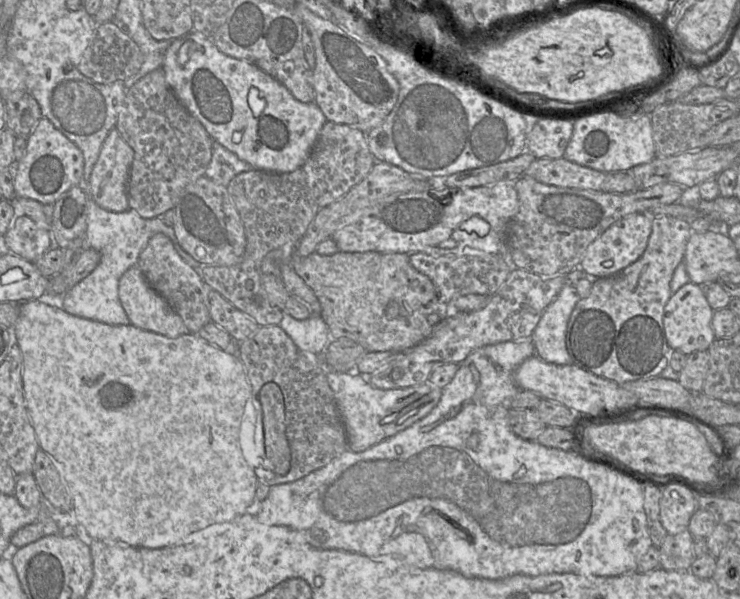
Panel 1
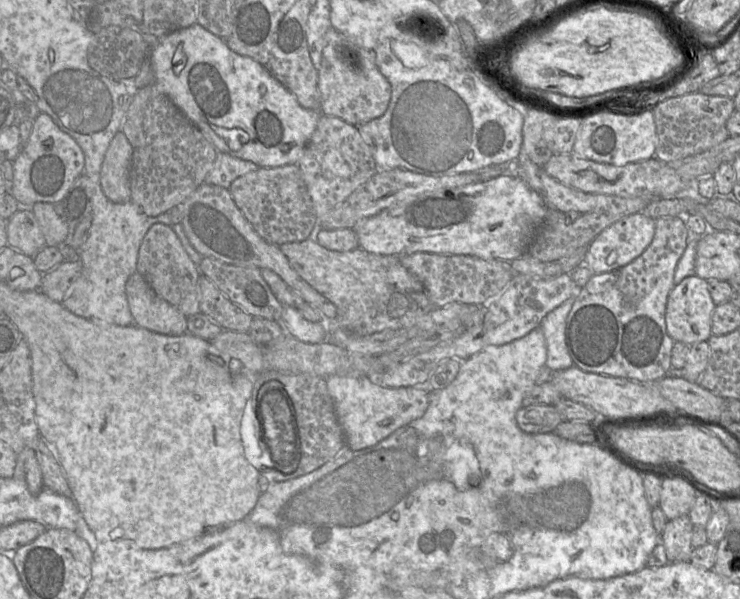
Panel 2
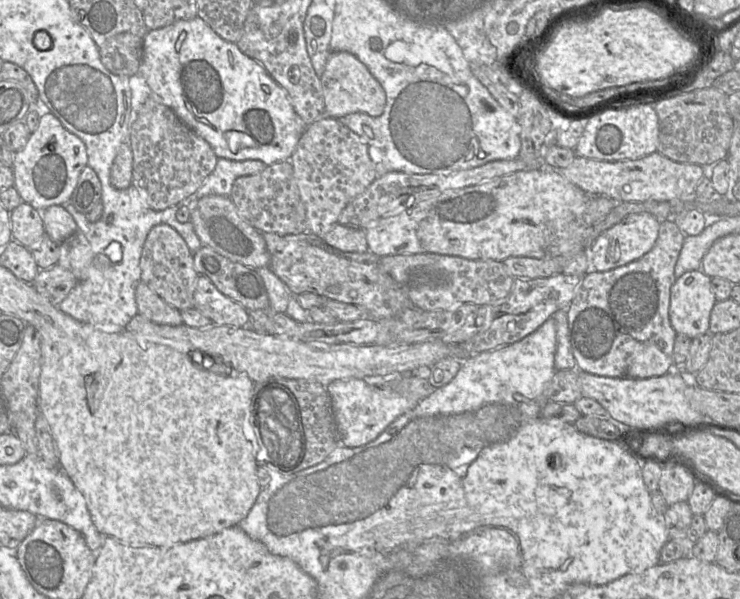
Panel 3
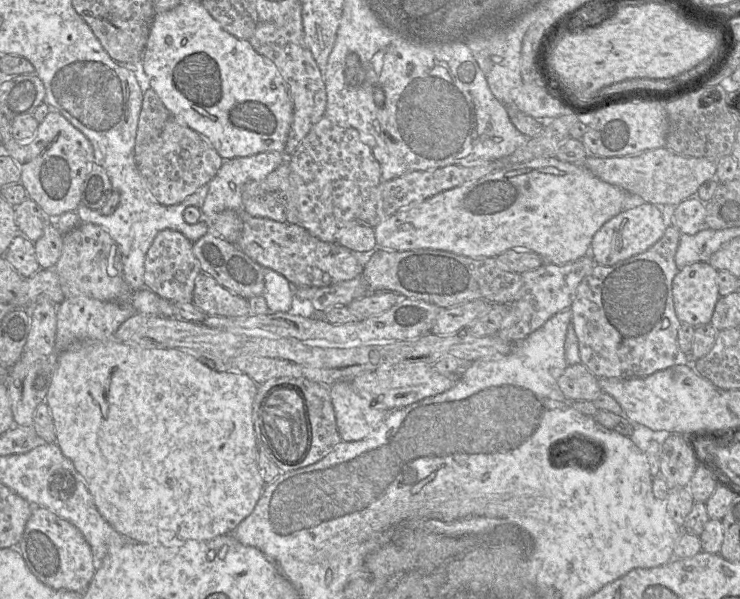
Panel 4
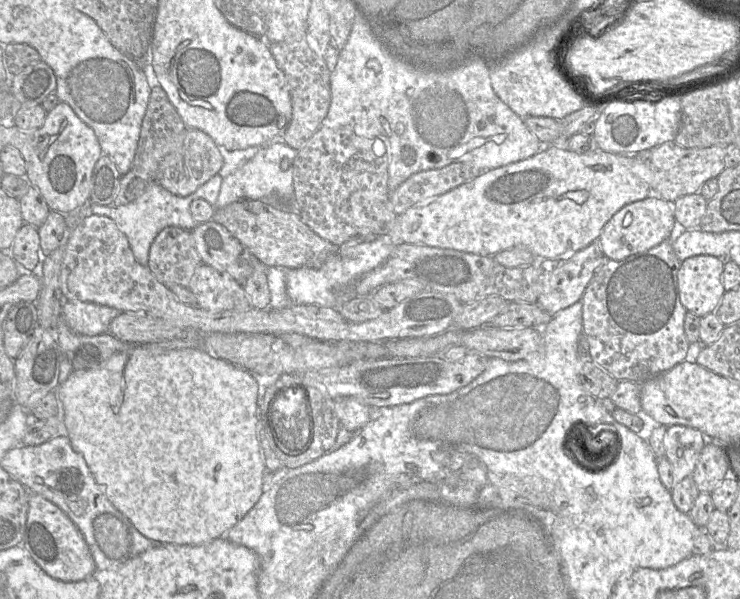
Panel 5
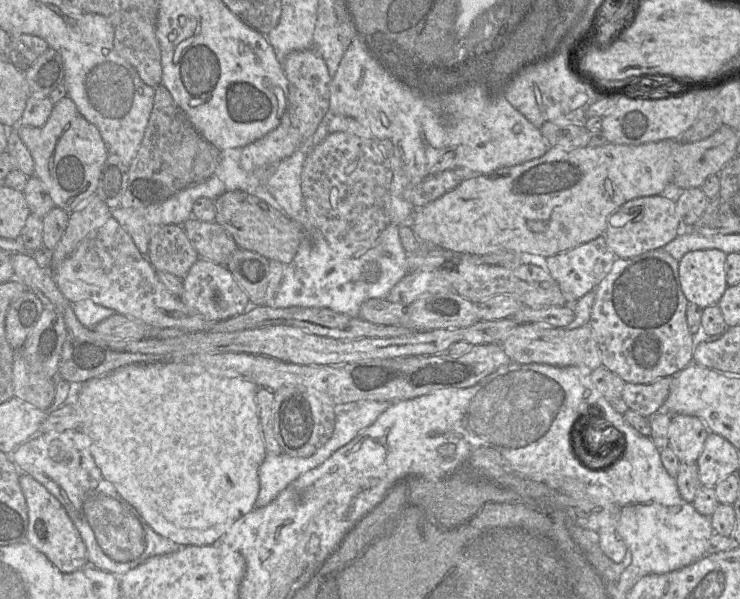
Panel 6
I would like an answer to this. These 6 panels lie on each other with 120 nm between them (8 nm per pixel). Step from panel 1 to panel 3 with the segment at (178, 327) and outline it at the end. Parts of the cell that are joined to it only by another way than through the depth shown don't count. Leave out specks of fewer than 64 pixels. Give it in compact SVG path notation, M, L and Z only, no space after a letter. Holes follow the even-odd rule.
M140 281L135 292L138 314L159 325L179 326L183 319L179 310L166 303L144 282Z

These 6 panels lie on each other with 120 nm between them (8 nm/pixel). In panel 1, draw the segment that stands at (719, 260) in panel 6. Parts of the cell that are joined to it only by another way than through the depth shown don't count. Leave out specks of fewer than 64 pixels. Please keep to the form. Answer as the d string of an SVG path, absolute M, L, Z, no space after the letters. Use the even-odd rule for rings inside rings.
M692 282L683 285L664 307L663 326L669 346L687 356L695 351L708 350L716 339L711 324L713 313L700 285Z

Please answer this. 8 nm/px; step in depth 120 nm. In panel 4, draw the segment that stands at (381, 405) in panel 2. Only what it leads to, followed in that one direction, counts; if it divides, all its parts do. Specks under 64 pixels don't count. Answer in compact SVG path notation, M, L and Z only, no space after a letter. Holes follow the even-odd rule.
M338 381L329 387L338 431L343 441L362 440L373 432L388 414L373 408L352 387L350 381Z

